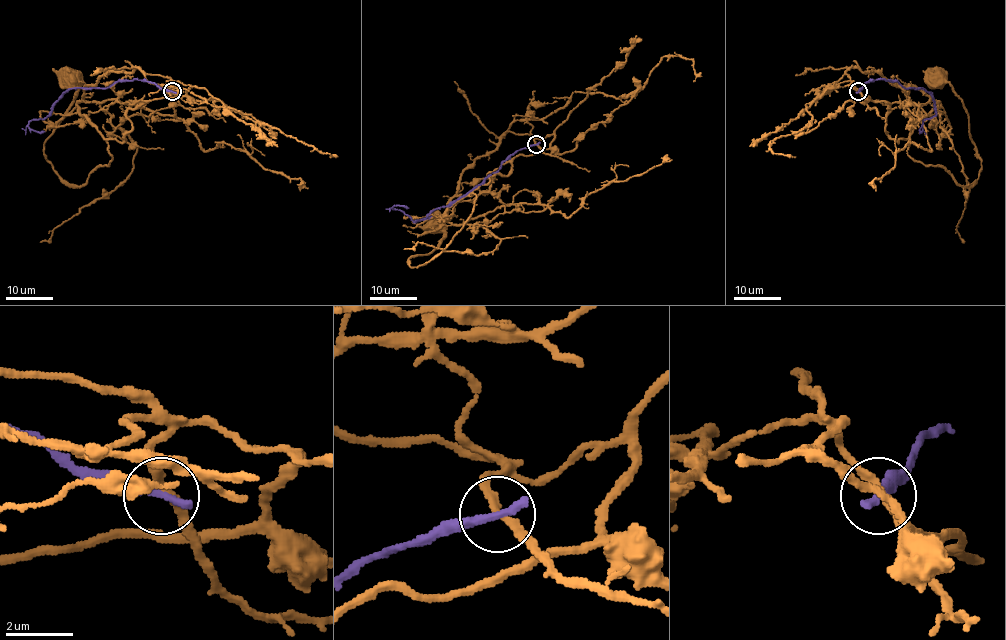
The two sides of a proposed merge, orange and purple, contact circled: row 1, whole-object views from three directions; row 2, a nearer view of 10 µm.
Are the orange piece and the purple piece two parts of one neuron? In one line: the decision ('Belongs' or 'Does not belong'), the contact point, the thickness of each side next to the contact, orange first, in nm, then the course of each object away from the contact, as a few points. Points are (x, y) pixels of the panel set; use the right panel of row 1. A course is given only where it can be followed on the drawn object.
Does not belong. Place: (858, 91). Thickness 240 nm (orange) against 320 nm. Course of orange: (858, 91), (890, 104), (885, 129), (908, 139), (912, 158), (967, 186), (981, 169), (968, 113), (935, 76). Course of purple: (858, 91), (865, 83), (878, 79), (924, 89), (933, 99), (935, 113), (925, 119), (921, 131)

